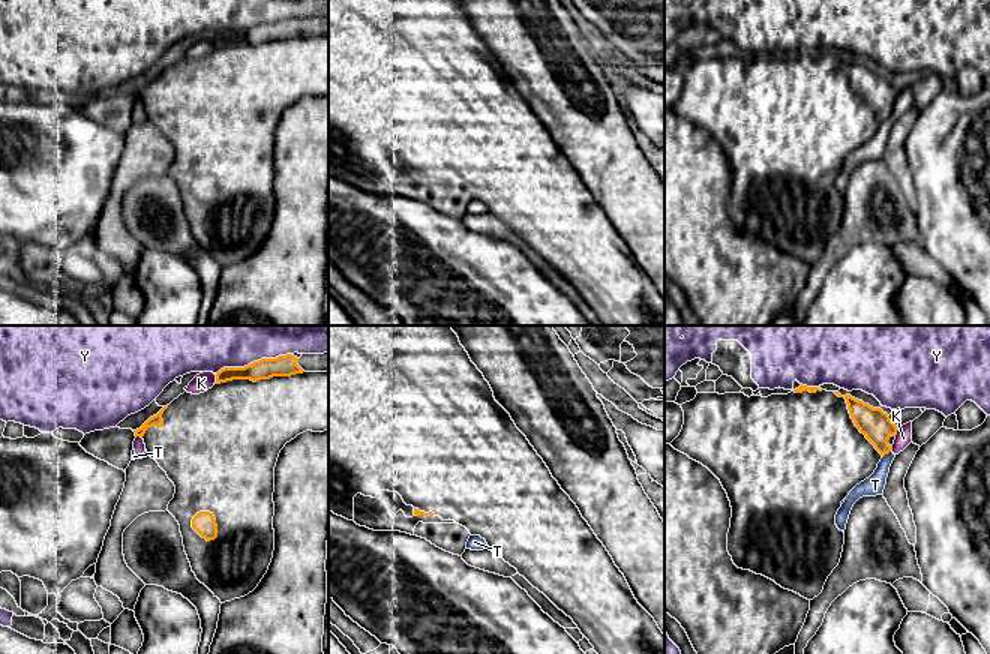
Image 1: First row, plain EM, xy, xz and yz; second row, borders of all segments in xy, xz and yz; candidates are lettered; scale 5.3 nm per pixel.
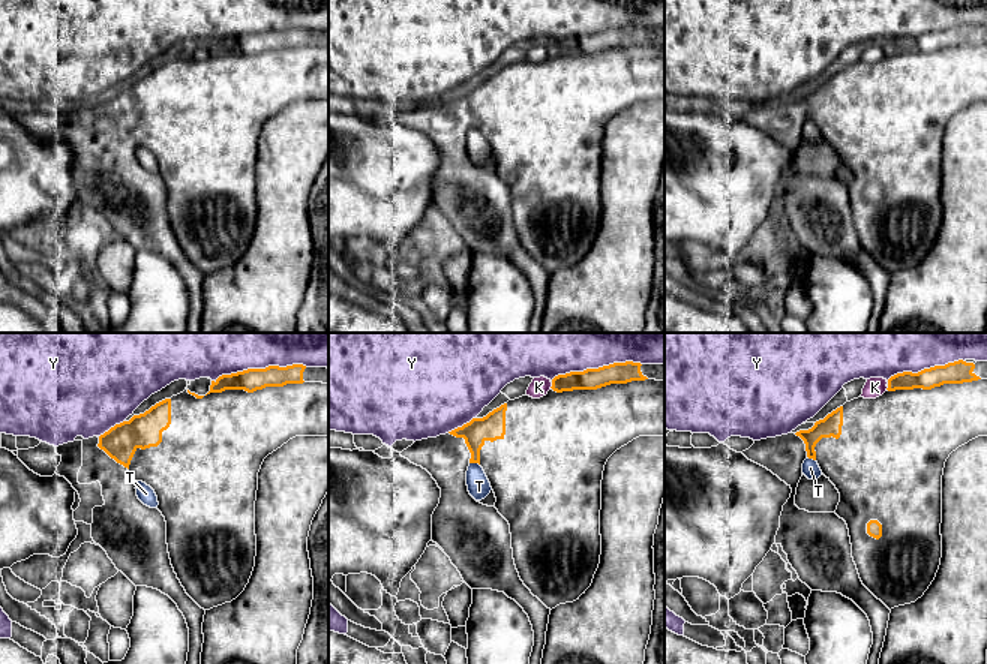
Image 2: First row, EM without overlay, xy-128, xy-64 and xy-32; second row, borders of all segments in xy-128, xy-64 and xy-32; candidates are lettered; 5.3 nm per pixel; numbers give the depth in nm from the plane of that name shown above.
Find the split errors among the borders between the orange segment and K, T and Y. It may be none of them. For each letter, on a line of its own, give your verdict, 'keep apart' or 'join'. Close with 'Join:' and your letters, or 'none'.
K: keep apart
T: keep apart
Y: keep apart
Join: none

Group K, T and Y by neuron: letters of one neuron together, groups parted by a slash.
K T / Y

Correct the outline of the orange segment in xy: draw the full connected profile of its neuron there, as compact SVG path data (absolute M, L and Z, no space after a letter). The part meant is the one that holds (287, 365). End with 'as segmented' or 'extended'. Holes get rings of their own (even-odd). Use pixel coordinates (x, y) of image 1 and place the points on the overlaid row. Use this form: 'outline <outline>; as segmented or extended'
outline M292 354L261 358L244 368L224 368L216 382L204 393L184 392L140 429L134 430L176 486L168 512L180 525L184 552L196 579L220 603L252 592L273 558L274 550L274 466L280 450L297 435L328 430L328 372L304 372Z; extended

